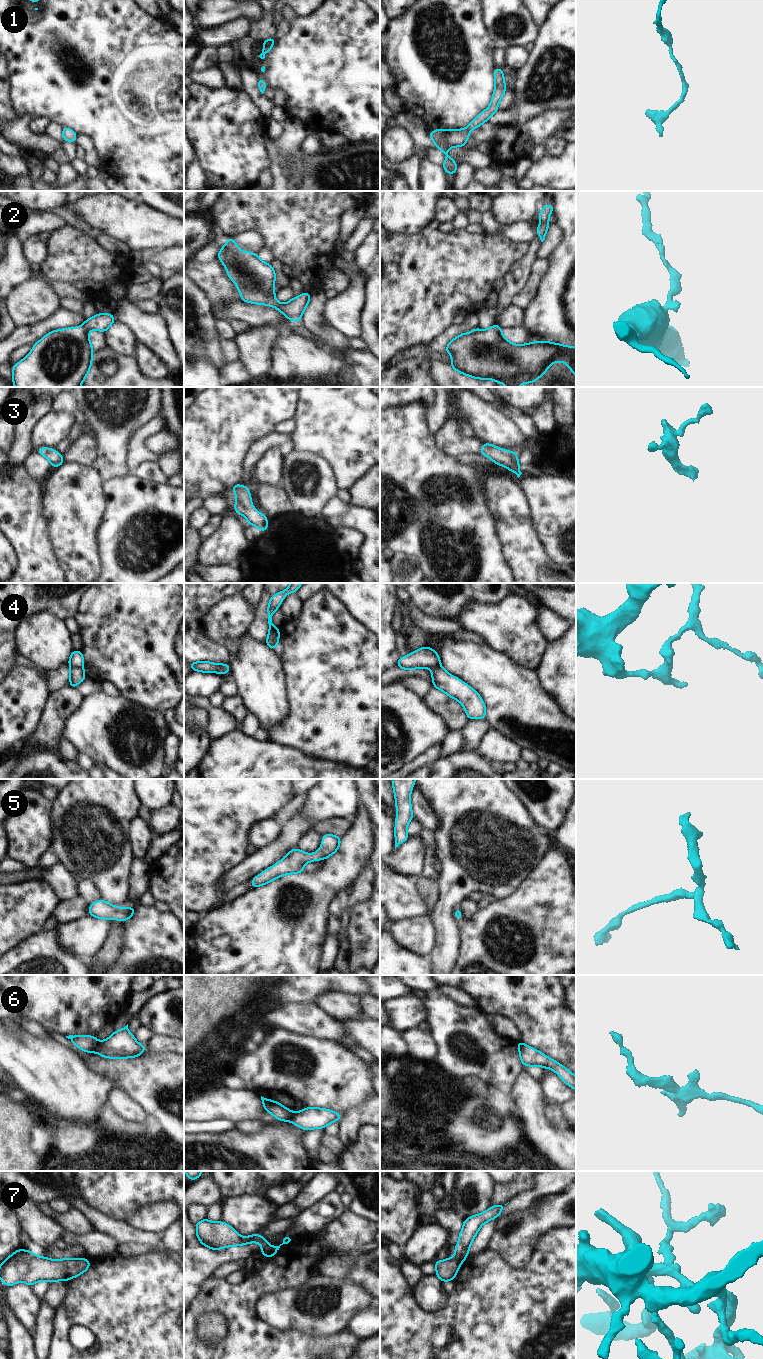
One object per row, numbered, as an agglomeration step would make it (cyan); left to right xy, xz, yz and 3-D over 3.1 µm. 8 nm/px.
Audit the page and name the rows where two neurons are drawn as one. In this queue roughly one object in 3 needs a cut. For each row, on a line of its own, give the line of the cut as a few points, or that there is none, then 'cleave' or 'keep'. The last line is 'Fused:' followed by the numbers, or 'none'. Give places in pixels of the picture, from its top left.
1: no cut | keep
2: no cut | keep
3: no cut | keep
4: xy (71, 667), (82, 668) | cleave
5: no cut | keep
6: xy (99, 1042), (90, 1052) | cleave
7: yz (453, 1258), (461, 1262) | cleave
Fused: 4, 6, 7

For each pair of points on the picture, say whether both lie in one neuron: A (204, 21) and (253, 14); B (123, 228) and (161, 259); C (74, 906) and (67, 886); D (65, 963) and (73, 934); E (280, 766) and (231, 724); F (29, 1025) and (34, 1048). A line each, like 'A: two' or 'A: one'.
A: one
B: two
C: two
D: two
E: two
F: two

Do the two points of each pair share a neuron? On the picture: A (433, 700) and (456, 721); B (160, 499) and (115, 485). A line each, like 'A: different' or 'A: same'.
A: same
B: same

